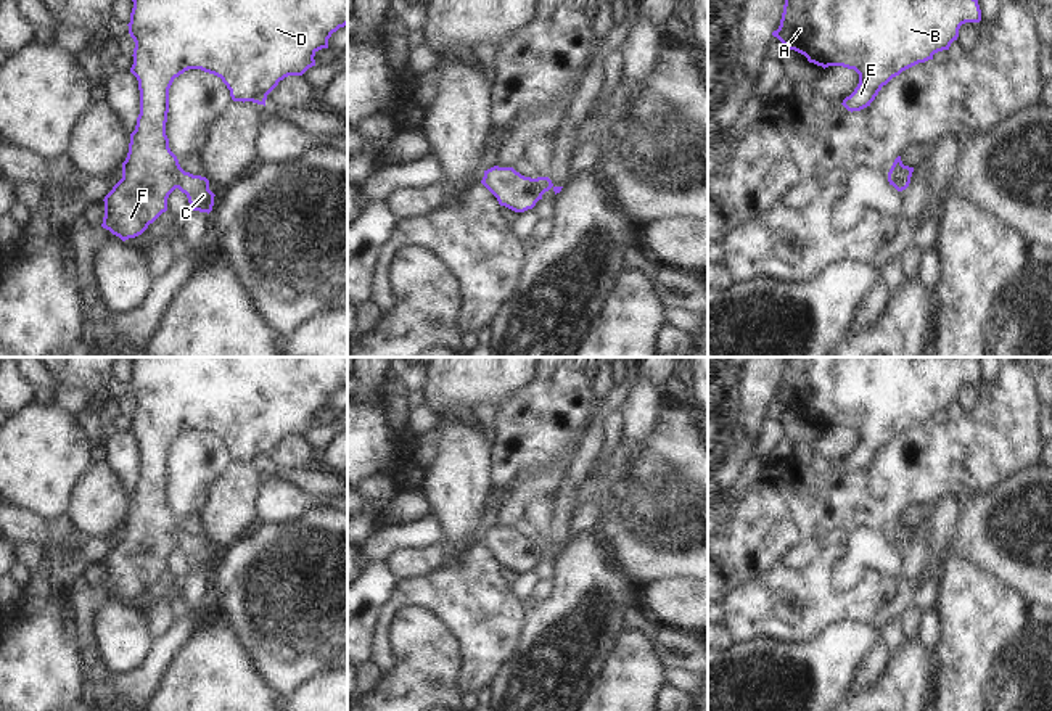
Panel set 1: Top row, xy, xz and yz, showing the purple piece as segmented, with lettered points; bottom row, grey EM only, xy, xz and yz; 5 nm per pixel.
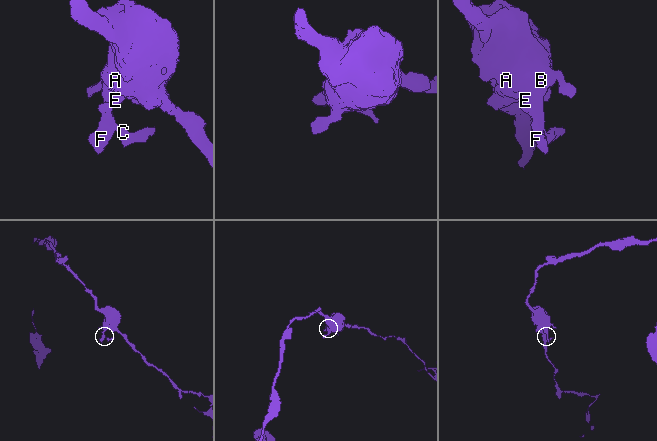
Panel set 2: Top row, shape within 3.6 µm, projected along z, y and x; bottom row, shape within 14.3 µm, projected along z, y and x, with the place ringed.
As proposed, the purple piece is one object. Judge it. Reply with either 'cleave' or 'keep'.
cleave

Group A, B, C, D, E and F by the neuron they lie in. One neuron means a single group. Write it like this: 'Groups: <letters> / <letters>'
Groups: A B D E F / C

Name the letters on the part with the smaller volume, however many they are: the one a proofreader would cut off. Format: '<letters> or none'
C

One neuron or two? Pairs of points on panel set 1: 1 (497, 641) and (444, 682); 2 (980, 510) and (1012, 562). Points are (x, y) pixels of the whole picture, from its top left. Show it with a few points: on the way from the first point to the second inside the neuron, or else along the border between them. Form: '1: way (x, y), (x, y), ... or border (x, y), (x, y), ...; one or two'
1: border (451, 632), (462, 660), (462, 694); two
2: way (993, 523), (1012, 542), (1012, 549); one

